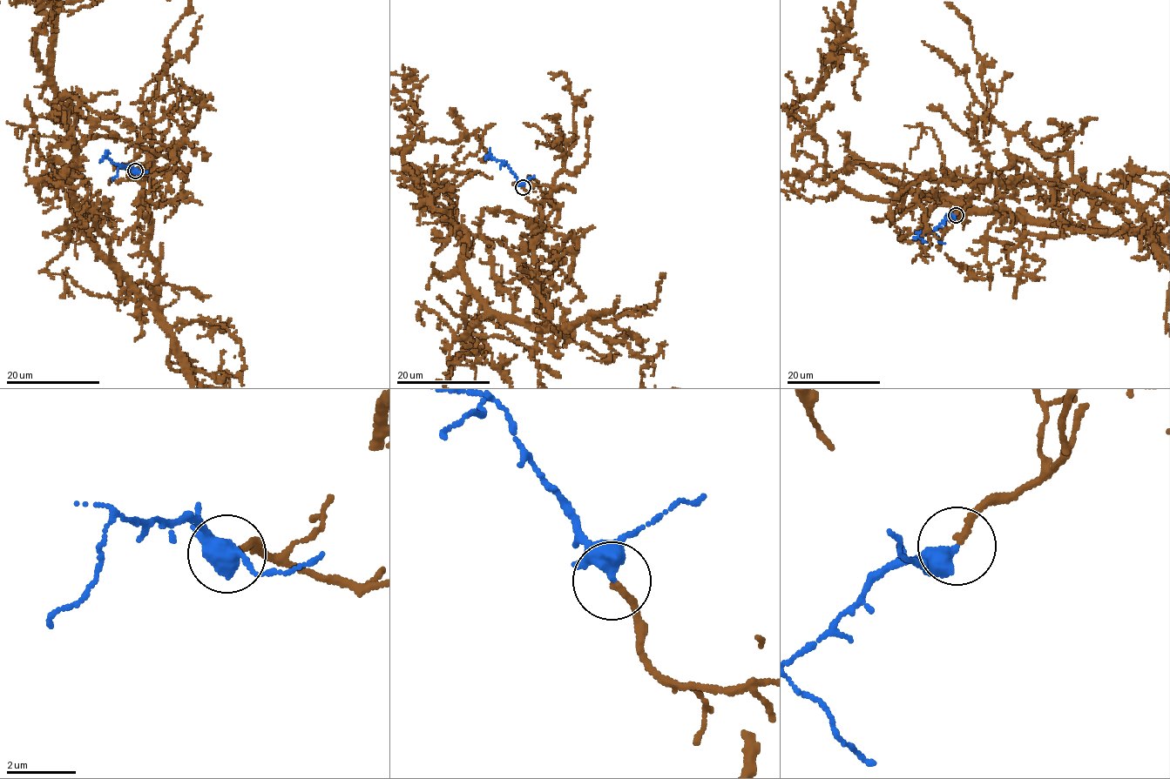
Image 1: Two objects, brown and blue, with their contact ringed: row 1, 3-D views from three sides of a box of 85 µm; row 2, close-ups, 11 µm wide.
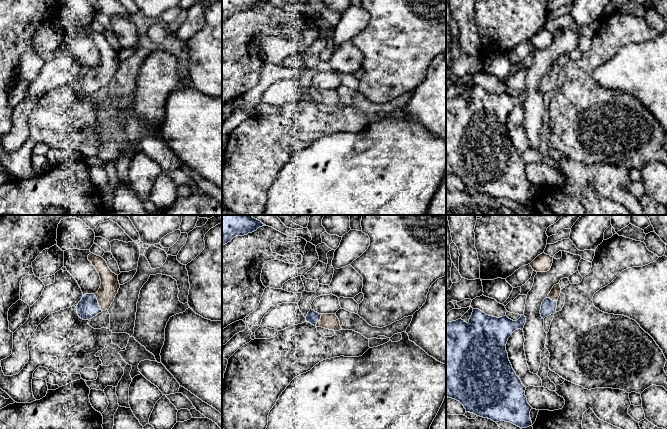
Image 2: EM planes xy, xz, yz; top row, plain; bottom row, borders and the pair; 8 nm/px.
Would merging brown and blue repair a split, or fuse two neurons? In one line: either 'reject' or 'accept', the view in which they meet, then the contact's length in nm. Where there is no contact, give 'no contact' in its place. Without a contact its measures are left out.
accept; contact in xy; length 150 nm

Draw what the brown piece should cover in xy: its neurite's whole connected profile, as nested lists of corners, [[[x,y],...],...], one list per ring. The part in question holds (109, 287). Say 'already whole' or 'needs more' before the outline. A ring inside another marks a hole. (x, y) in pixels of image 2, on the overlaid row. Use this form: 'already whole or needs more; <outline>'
needs more; [[[93,253],[88,255],[88,260],[99,273],[101,285],[97,293],[86,294],[77,305],[77,314],[83,320],[89,320],[108,310],[120,288],[118,275],[113,273],[106,261]]]

